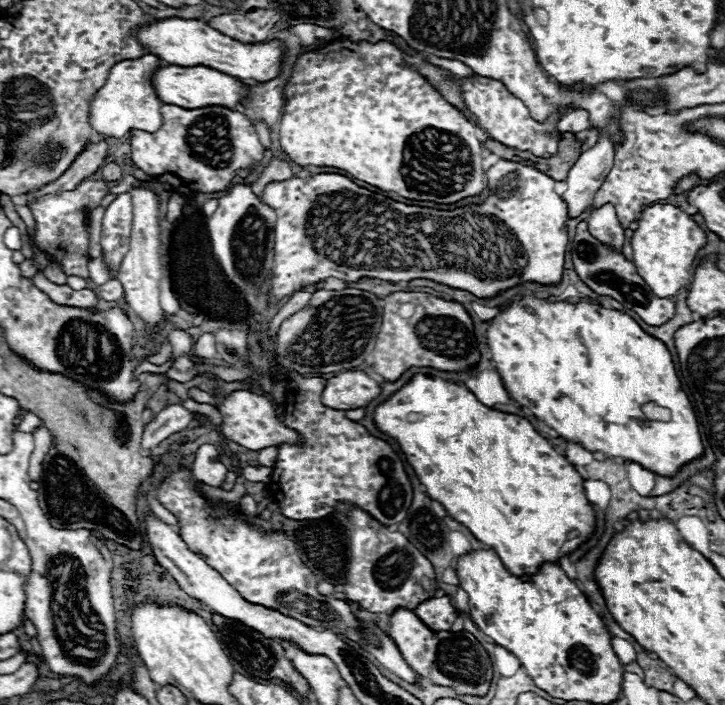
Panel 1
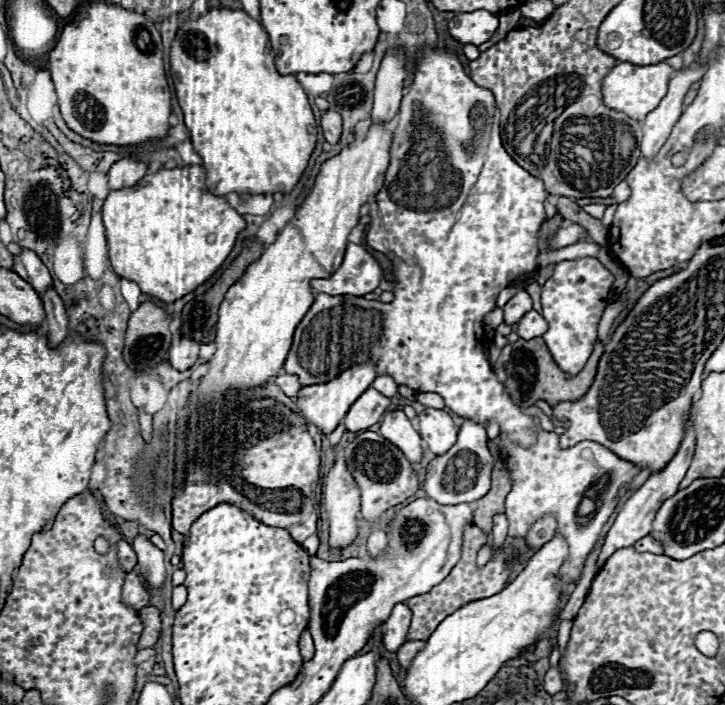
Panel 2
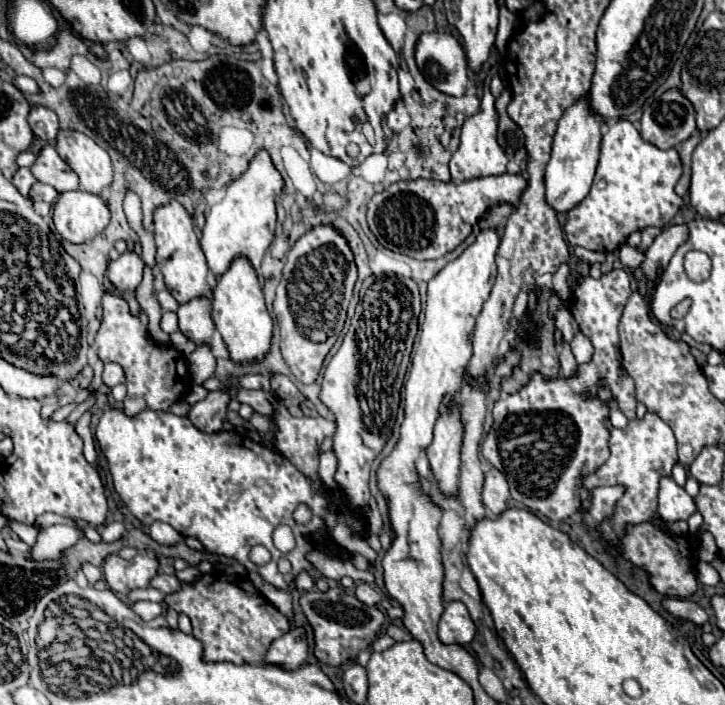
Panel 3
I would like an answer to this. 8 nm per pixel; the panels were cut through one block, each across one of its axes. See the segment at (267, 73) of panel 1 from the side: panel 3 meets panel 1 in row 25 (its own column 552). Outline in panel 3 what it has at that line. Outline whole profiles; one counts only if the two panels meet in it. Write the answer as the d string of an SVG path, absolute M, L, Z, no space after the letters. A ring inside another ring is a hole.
M588 94L580 96L560 118L552 144L552 158L544 176L546 200L556 212L568 212L568 208L574 208L588 194L598 164L602 126L604 118L592 110Z

